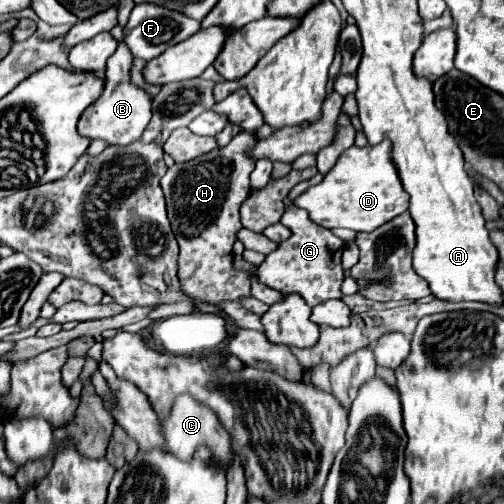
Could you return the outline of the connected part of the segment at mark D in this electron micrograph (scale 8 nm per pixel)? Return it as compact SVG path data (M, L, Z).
M391 142L379 146L351 146L325 174L323 182L297 196L295 206L309 212L311 220L323 228L351 228L373 232L377 226L409 210L409 196L401 186L399 172L391 160Z

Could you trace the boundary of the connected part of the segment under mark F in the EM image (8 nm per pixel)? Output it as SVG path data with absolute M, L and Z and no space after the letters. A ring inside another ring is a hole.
M135 4L133 12L129 16L129 22L123 28L123 34L125 34L125 44L129 46L129 50L135 58L151 60L151 58L159 56L167 46L187 40L197 30L199 30L199 22L191 20L179 12L171 12L171 10L155 6L155 4Z

